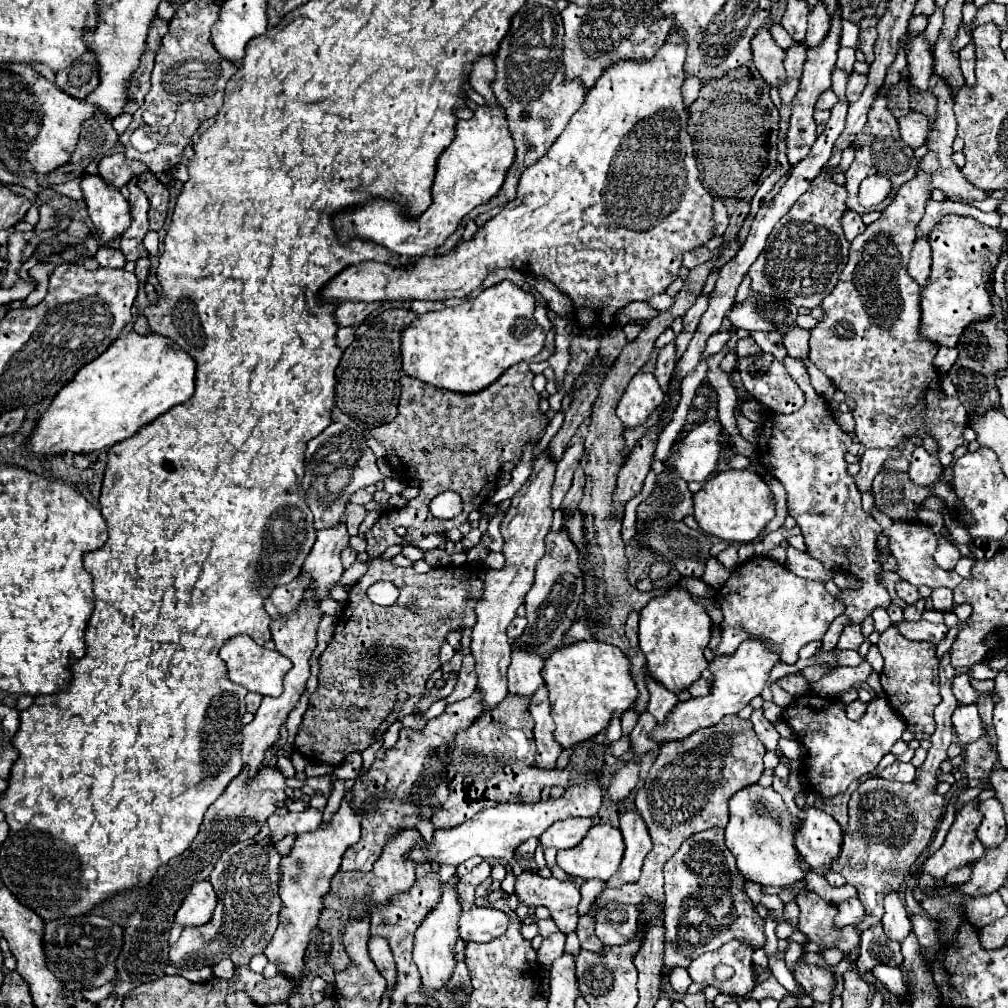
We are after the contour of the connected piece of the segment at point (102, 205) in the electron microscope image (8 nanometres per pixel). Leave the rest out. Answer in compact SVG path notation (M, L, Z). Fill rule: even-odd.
M84 174L80 186L98 236L102 240L120 236L130 224L130 206L120 190L104 182L100 174Z

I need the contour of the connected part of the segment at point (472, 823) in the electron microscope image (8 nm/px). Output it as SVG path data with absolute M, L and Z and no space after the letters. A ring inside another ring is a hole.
M580 784L580 786L566 788L564 796L558 800L546 800L536 804L500 804L496 808L486 808L478 812L476 816L472 816L460 826L434 830L432 842L424 842L424 846L414 846L408 852L408 858L416 866L432 864L432 862L436 862L438 866L442 864L458 866L472 856L482 856L482 858L494 856L494 858L510 860L514 850L522 842L526 842L532 836L538 838L556 820L564 820L568 816L594 816L600 804L602 804L602 792L598 784Z

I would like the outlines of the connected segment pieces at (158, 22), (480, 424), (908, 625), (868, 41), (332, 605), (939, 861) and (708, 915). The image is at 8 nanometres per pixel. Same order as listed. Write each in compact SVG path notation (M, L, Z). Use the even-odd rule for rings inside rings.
M156 16L152 20L152 26L150 26L150 32L148 32L148 48L152 48L154 52L158 52L160 48L160 40L162 36L168 32L168 22L162 20L160 16Z
M520 362L508 372L504 372L496 382L492 382L488 388L476 392L476 394L460 394L452 390L442 390L434 388L418 378L412 376L402 376L400 378L400 400L398 400L398 414L392 422L382 424L378 428L366 428L364 436L378 440L386 448L386 464L400 476L400 478L418 478L418 496L408 500L404 508L398 510L384 510L378 522L366 532L366 542L368 542L368 556L376 558L380 556L388 546L394 544L412 544L428 534L434 532L446 532L448 530L448 520L434 518L428 512L428 504L434 496L438 496L444 490L454 490L462 496L464 512L462 512L462 522L466 522L468 514L476 508L478 496L488 496L488 492L496 486L496 476L498 470L504 462L518 462L522 456L522 446L532 440L540 438L548 426L548 418L538 410L538 400L540 394L532 388L532 378L534 372L530 370L528 362ZM398 528L404 530L402 536L398 536Z
M918 620L918 622L898 622L896 624L900 634L902 636L908 636L908 640L926 640L926 642L932 642L932 644L940 644L948 632L946 624L932 624L932 622L926 622L926 620Z
M860 30L858 50L862 50L862 52L864 52L864 56L866 56L866 62L868 62L868 64L872 62L872 56L874 56L874 52L872 52L874 42L876 42L876 32L870 32L870 30Z
M344 518L340 522L340 528L320 530L318 538L304 560L302 574L308 576L306 590L312 590L318 598L318 608L324 616L340 616L342 604L332 600L330 588L338 584L340 576L344 574L344 566L340 562L340 552L348 544L348 532L344 528Z
M978 802L966 804L958 814L956 820L938 852L926 858L922 872L916 876L916 882L922 874L930 874L934 880L944 878L950 870L960 870L965 866L973 865L985 853L985 848L976 836L976 826L980 824L982 816L976 810Z
M722 828L696 832L664 864L664 966L668 970L672 970L672 964L688 968L690 960L718 950L730 940L746 940L752 948L766 944L764 920L744 892L746 878L738 872L732 852L728 848L720 850L720 840L724 840Z

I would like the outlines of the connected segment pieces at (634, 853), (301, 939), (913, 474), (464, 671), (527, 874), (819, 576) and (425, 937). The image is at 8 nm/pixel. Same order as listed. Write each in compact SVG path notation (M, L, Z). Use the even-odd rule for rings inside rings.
M638 812L620 814L620 832L624 836L626 852L624 852L620 870L610 880L606 880L606 886L610 888L620 888L628 882L636 882L640 878L644 858L652 848L650 834Z
M346 792L346 798L340 804L340 810L332 816L330 824L322 824L316 832L296 836L292 852L282 858L282 880L280 880L280 898L284 902L280 910L280 926L266 946L264 954L268 960L280 964L280 972L288 978L300 982L304 966L304 950L310 942L310 932L316 926L316 920L322 910L322 896L330 890L332 876L340 870L340 860L346 848L360 840L360 816L350 806L352 792Z
M916 446L912 452L910 470L908 470L908 476L912 478L912 482L918 486L928 486L936 482L940 472L942 472L942 464L938 462L938 458L932 458L922 446Z
M466 656L462 662L462 668L458 672L458 682L454 692L446 698L446 704L454 704L458 700L468 698L476 690L476 674L474 674L474 660L472 656Z
M524 870L516 878L516 894L518 900L528 906L546 906L564 934L576 930L576 906L580 902L580 892L574 882L542 878L538 874L532 874L530 870Z
M788 546L786 556L788 556L786 566L796 576L802 576L802 578L808 578L808 580L820 580L820 582L826 582L828 578L834 576L832 572L824 572L824 568L820 568L820 560L812 558L808 552L802 552L794 546Z
M454 874L454 882L448 880L440 886L440 894L442 894L440 902L434 906L434 910L430 910L430 914L424 918L424 922L416 930L416 942L414 942L414 962L422 974L422 994L426 996L430 994L432 988L442 988L456 966L454 946L456 946L456 940L460 938L458 920L462 916L462 906L458 896L458 874Z

